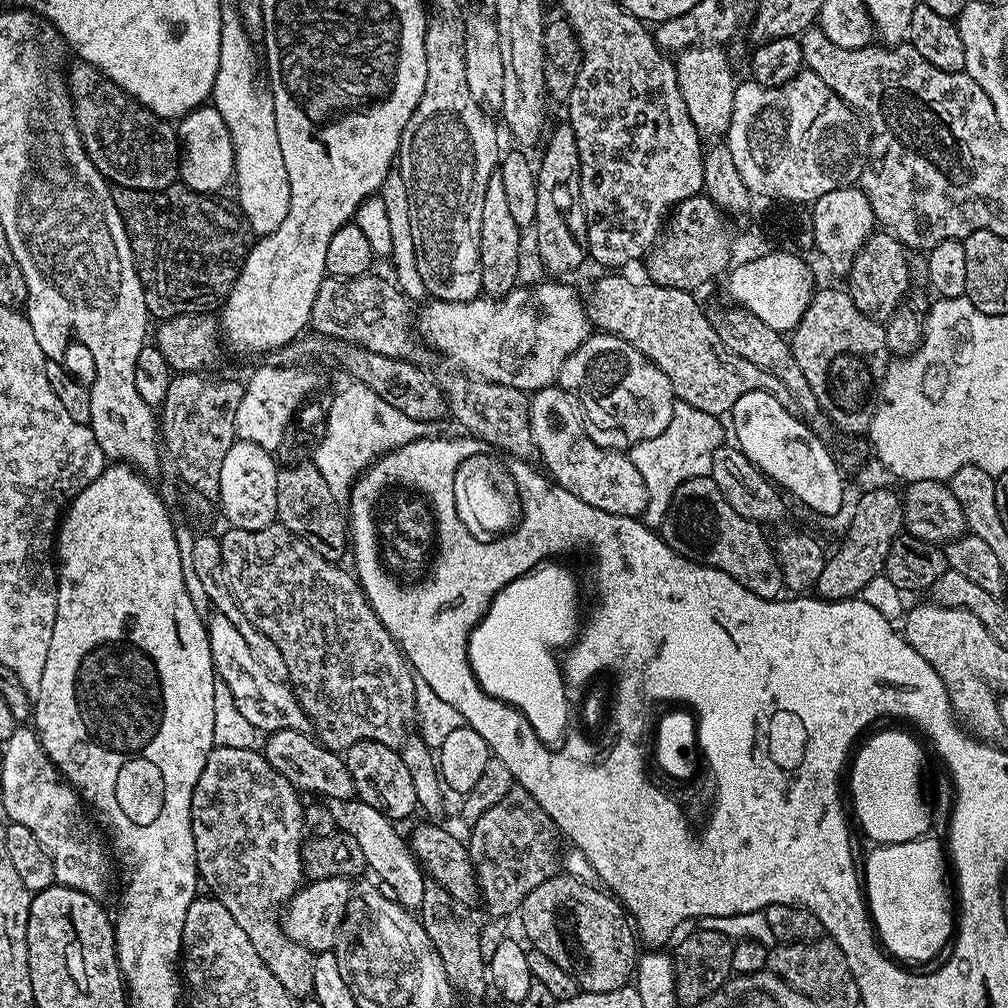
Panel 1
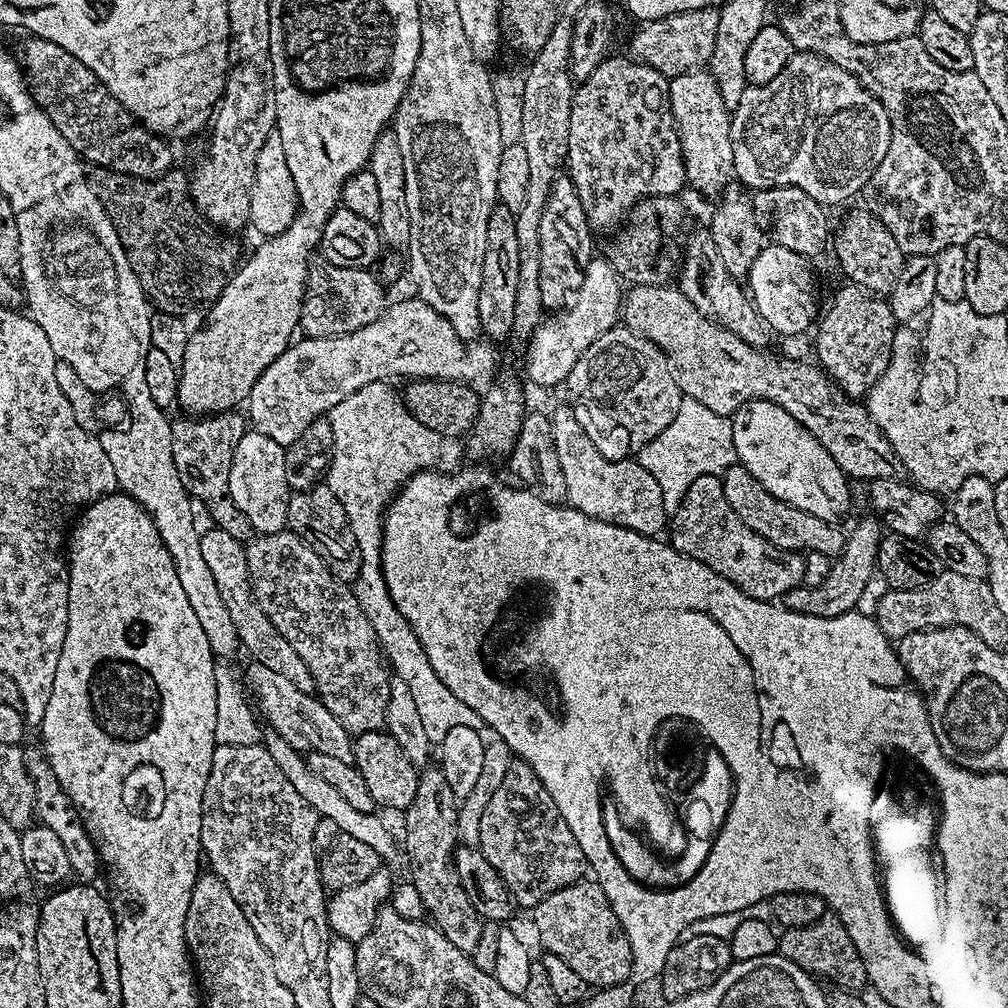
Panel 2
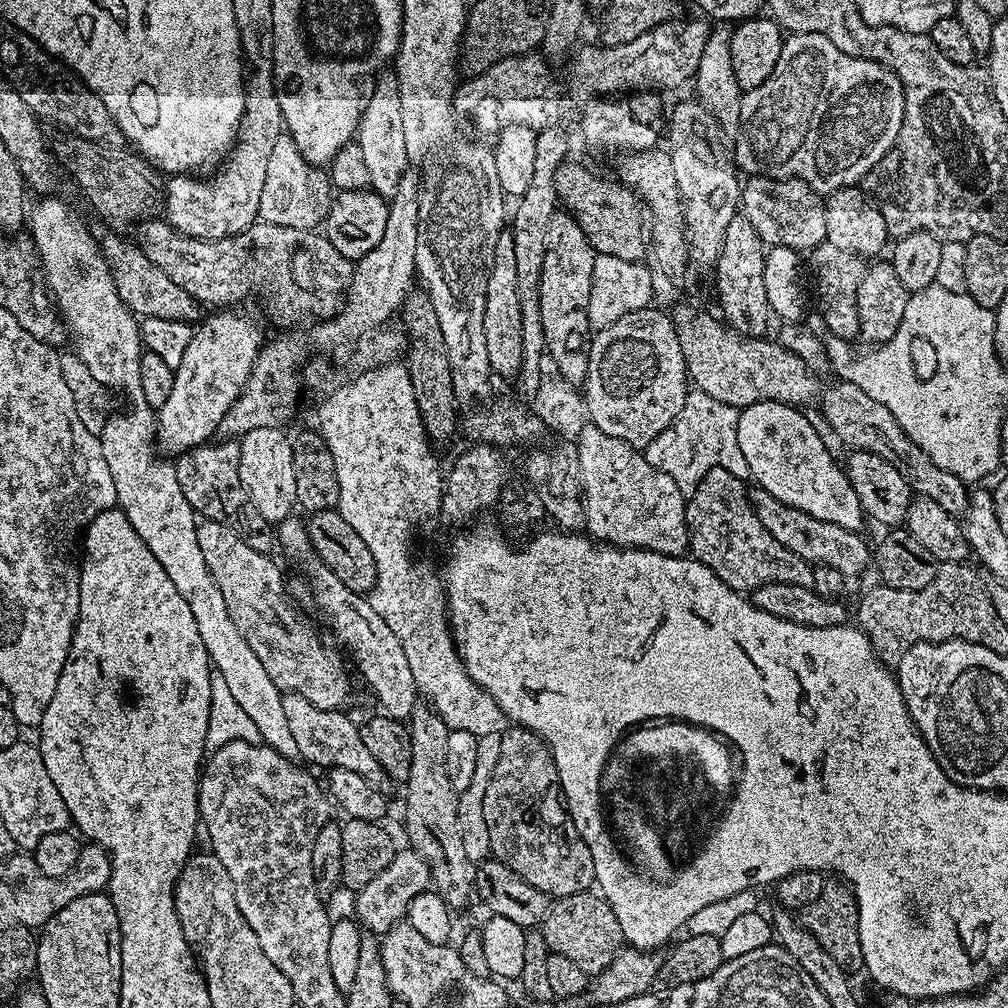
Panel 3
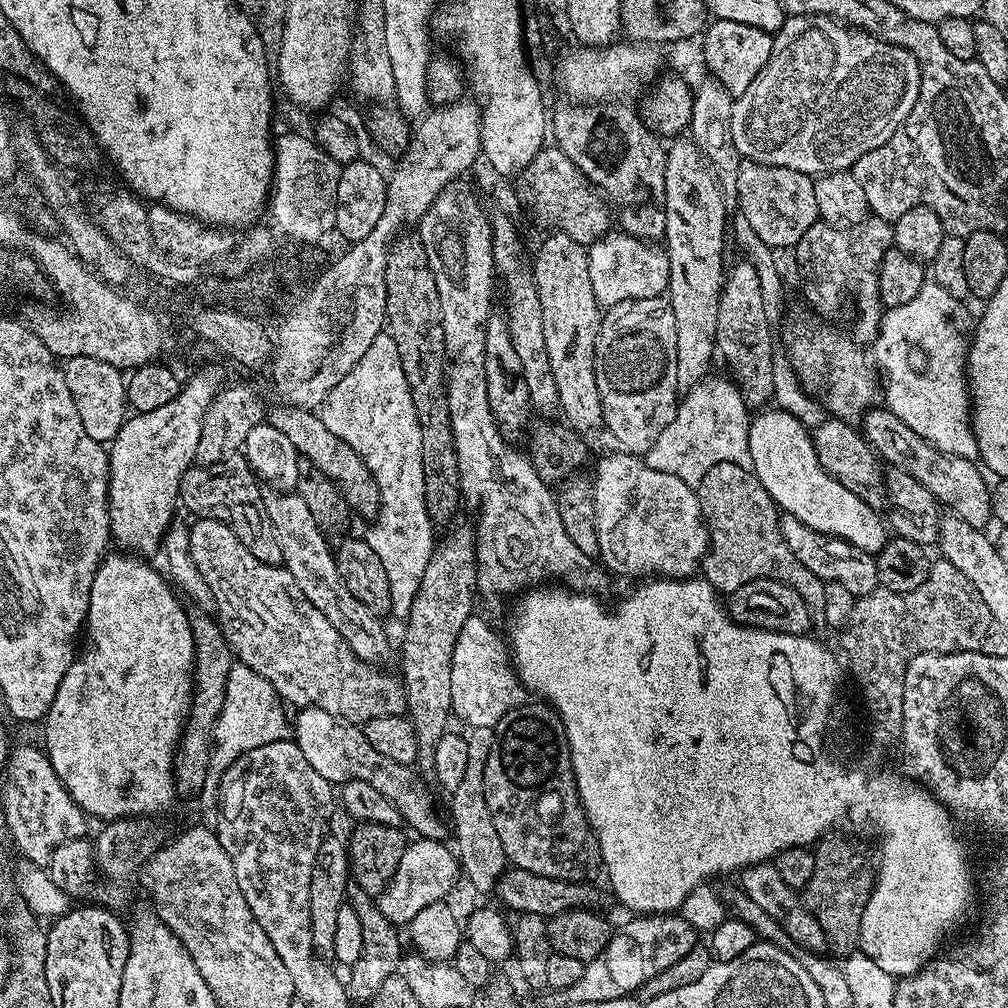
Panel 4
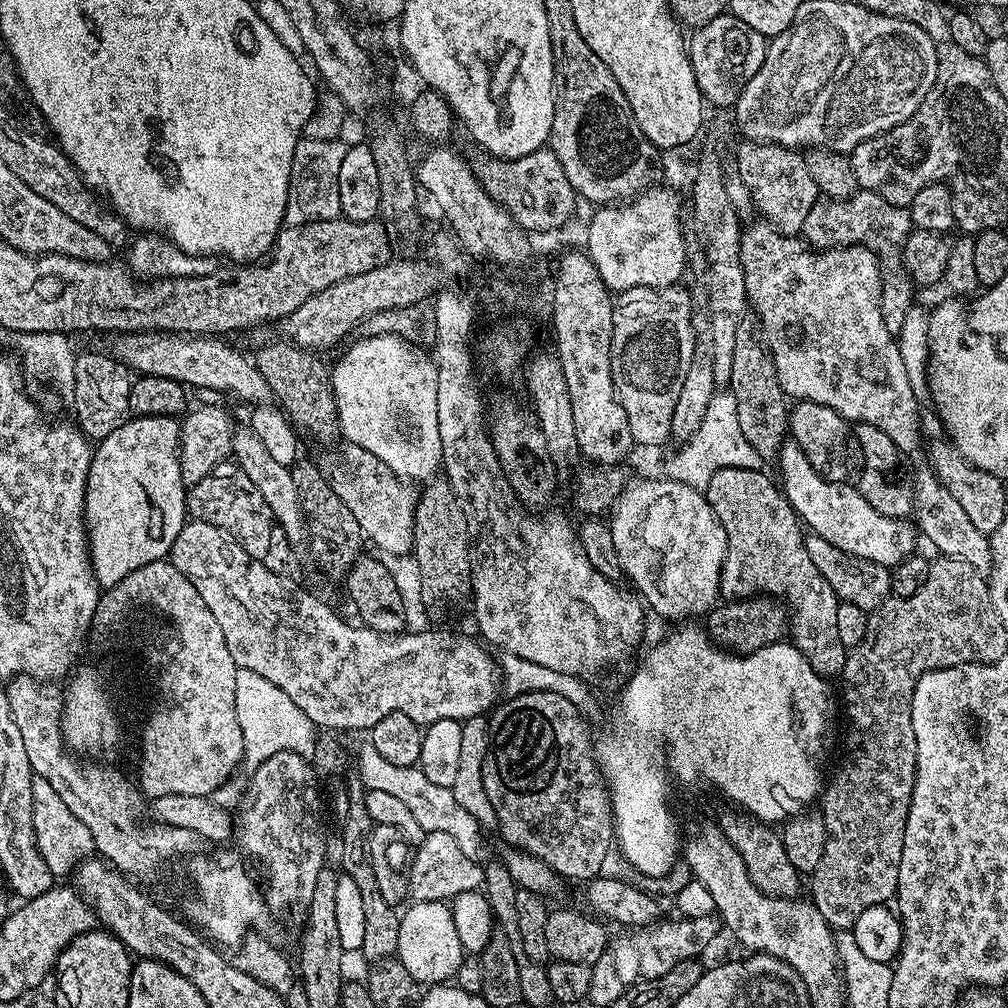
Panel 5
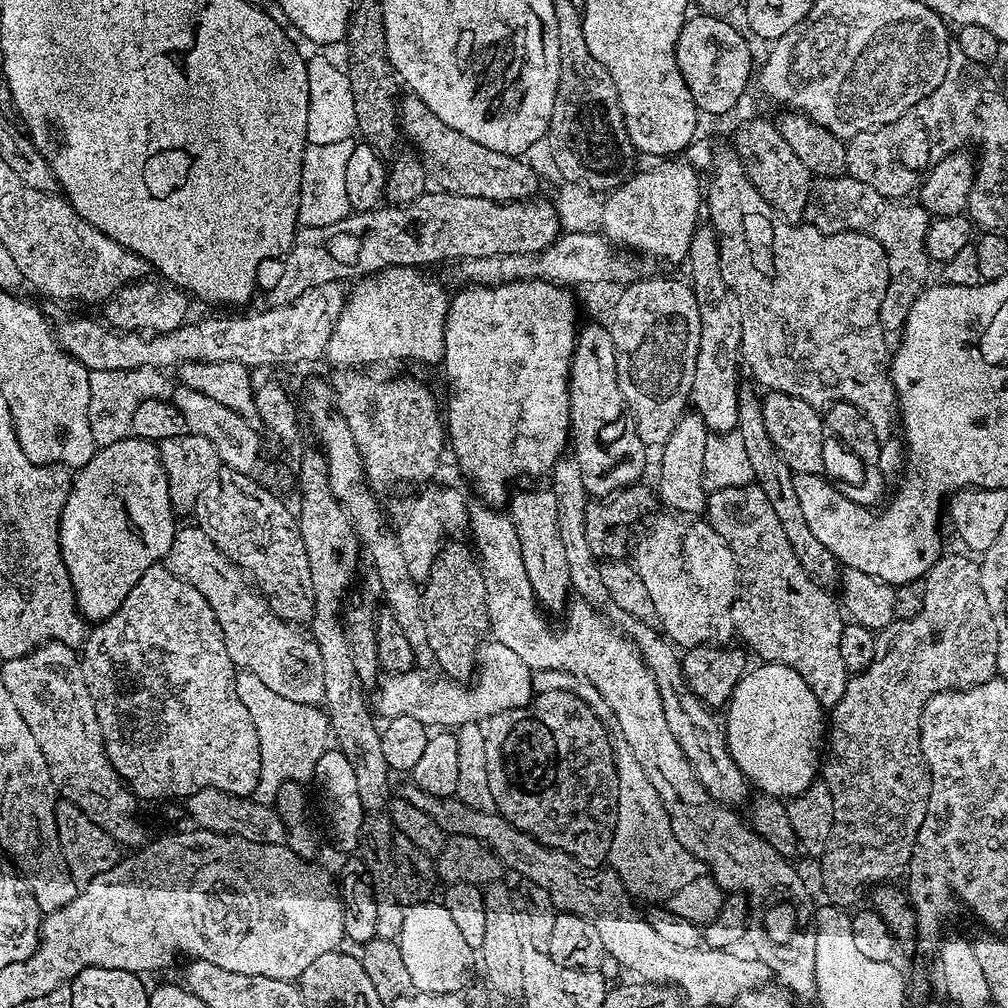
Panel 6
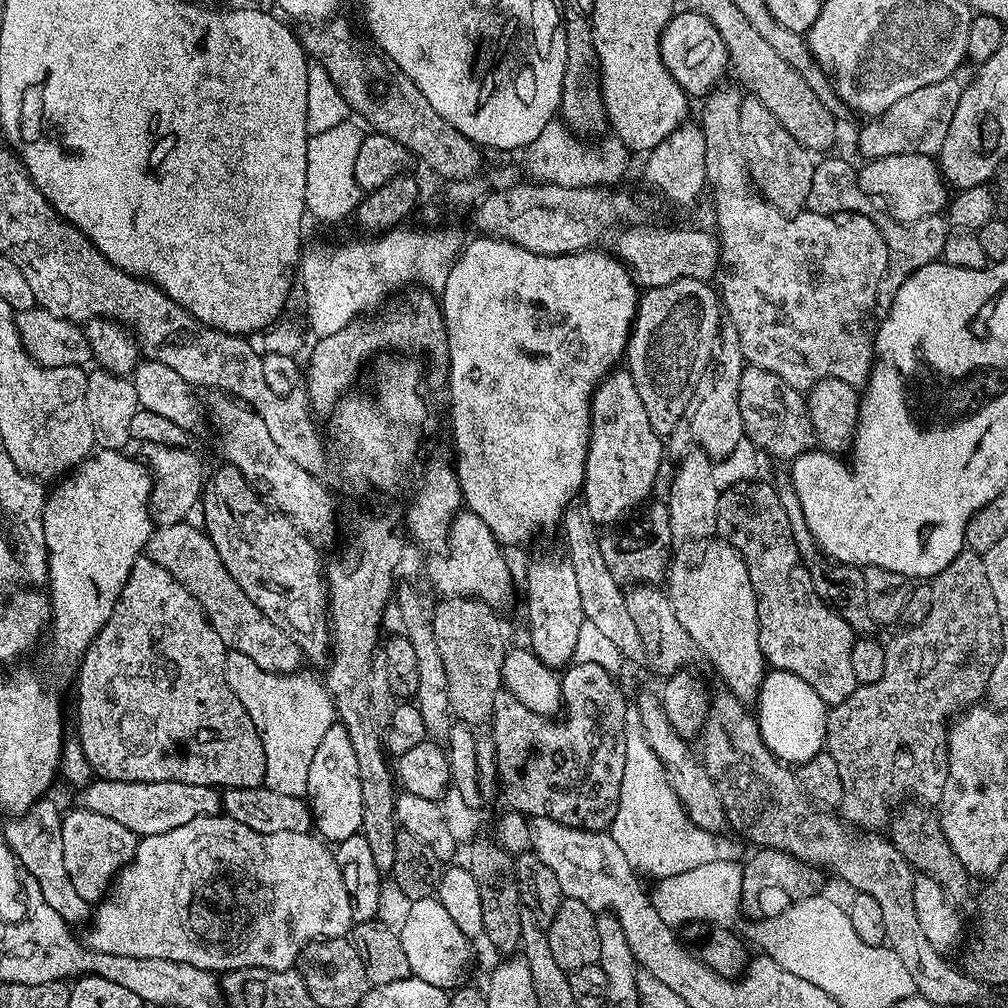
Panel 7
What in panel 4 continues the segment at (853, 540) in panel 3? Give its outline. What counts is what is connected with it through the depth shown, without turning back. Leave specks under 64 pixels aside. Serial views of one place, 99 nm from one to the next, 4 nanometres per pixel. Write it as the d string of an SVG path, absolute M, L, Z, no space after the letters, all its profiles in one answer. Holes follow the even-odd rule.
M787 514L780 517L780 533L782 538L786 538L786 546L790 546L790 554L794 554L794 558L798 558L798 562L802 562L802 566L806 566L810 574L814 574L825 584L838 582L839 585L846 586L846 590L850 590L850 594L858 598L869 596L875 588L880 587L878 566L873 553L858 550L858 546L837 536L822 534L806 526L806 522L798 522L798 518Z

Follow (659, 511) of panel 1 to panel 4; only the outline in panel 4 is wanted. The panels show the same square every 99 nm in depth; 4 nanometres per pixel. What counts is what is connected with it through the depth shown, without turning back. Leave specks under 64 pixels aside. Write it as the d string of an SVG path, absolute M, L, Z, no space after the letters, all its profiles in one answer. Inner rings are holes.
M712 379L701 380L683 395L670 426L658 434L658 442L646 453L646 463L651 468L674 474L674 478L682 478L682 482L693 486L700 485L706 470L718 466L718 462L734 462L734 466L743 468L752 466L748 437L750 406L735 383Z

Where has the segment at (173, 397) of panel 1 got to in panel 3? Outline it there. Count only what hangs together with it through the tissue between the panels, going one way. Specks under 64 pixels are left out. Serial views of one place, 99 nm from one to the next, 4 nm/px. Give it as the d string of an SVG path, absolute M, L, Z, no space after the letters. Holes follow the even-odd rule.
M224 438L217 442L200 444L183 453L175 461L178 483L190 502L193 510L203 519L213 520L219 524L225 523L224 512L232 512L231 527L240 533L248 545L254 550L265 554L271 553L274 548L274 528L266 518L258 512L258 507L248 496L247 490L239 477L239 446L236 438Z

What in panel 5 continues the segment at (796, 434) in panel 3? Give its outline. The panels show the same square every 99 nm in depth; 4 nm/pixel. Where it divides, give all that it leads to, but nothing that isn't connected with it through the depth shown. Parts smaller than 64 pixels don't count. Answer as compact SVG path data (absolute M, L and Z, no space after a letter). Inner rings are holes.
M790 438L780 445L779 464L778 483L784 499L790 502L801 521L807 527L808 524L812 527L809 529L815 535L826 538L826 542L838 546L838 550L846 550L858 558L889 566L902 563L917 551L918 532L908 520L895 520L878 514L878 510L874 510L874 506L862 498L859 487L852 485L851 488L851 483L835 484L822 478L814 466L810 466L810 458L806 458L806 454L802 454L800 447Z

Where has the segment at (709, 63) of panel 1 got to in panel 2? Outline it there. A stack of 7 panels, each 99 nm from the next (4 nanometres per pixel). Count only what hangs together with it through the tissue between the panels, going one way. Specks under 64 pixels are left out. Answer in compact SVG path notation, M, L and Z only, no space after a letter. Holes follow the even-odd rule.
M707 70L683 72L668 81L670 110L680 139L680 153L684 159L685 181L704 196L719 197L733 179L732 117L712 73Z

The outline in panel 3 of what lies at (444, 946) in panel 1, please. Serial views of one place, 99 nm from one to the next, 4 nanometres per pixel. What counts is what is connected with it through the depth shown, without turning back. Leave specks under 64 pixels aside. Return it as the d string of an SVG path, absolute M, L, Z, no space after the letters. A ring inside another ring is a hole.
M418 702L413 706L412 715L406 720L410 734L410 774L404 788L404 828L408 831L411 851L417 852L428 862L428 875L434 891L441 896L452 910L464 908L468 895L474 892L474 880L470 875L470 865L466 850L462 850L462 838L458 835L458 793L446 774L446 738L449 729L443 718L427 703Z

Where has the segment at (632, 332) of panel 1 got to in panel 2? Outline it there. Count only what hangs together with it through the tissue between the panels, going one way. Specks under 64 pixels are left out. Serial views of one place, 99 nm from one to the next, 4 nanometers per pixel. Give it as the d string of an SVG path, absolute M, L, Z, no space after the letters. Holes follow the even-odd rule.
M668 284L631 285L621 301L621 317L625 327L646 337L664 351L668 365L672 367L674 382L680 387L681 393L687 399L702 402L702 406L714 410L714 414L731 417L733 412L751 400L774 402L782 406L790 418L806 426L806 430L810 430L810 434L814 434L814 438L826 446L826 454L830 454L844 475L853 481L867 482L873 479L881 471L880 463L884 456L892 456L890 442L880 433L867 407L859 399L847 396L819 363L807 364L804 360L791 360L788 356L771 356L771 351L742 342L742 338L730 334L730 330L706 319L696 309L694 302L690 302L690 298L680 292L679 287Z

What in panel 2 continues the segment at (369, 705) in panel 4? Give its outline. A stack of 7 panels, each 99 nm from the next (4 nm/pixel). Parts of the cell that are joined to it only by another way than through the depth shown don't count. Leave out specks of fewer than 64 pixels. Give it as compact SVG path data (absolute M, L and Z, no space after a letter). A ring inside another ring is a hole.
M217 527L202 534L200 540L202 555L207 565L210 566L211 573L214 574L214 581L218 584L218 591L222 594L226 608L230 610L240 643L245 649L248 647L248 652L252 655L251 659L255 663L274 670L274 674L283 674L293 686L298 686L298 690L312 692L316 683L306 662L302 662L302 658L298 658L294 646L290 646L290 642L286 642L286 638L282 638L282 634L278 634L278 630L272 625L270 618L266 618L266 614L257 604L256 597L252 595L252 579L248 576L245 545L241 541L235 540L230 534L226 534L226 530Z

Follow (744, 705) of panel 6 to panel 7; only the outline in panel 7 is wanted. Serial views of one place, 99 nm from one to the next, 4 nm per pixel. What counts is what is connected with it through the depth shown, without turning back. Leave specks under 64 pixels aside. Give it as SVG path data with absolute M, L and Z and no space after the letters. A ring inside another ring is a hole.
M779 670L769 671L765 675L760 684L759 697L754 704L754 715L760 726L764 745L776 755L777 760L789 766L805 764L813 752L819 752L825 747L829 711L829 705L818 698L818 694L805 680L792 672Z

